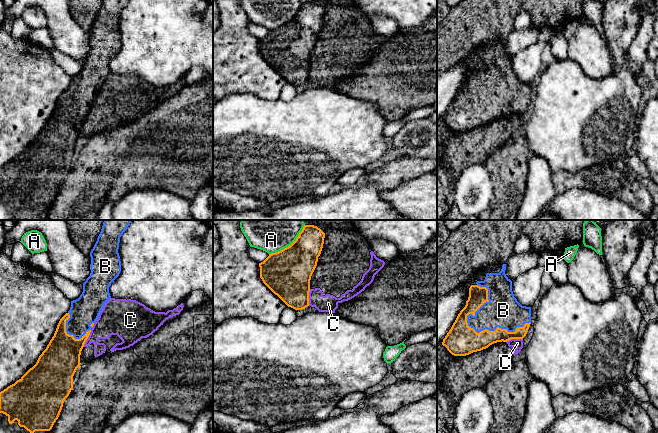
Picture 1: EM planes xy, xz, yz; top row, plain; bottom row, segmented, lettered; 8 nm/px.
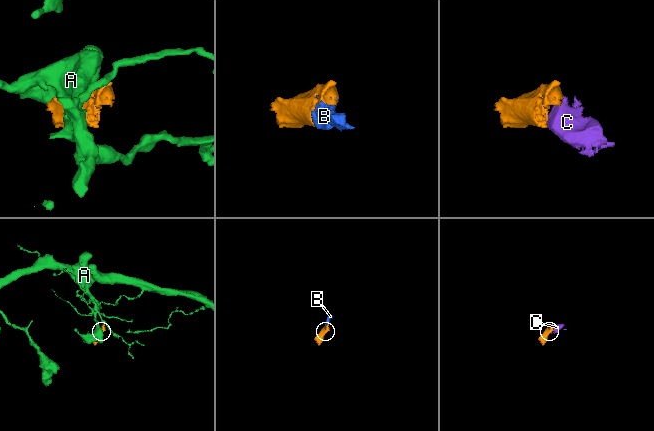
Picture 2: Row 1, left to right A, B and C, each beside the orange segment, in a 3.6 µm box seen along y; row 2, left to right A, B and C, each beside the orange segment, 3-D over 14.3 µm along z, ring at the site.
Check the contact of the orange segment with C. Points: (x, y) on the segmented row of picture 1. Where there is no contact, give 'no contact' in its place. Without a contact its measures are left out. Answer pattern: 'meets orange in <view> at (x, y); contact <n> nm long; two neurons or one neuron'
meets orange in xy at (87, 338); contact 150 nm long; two neurons

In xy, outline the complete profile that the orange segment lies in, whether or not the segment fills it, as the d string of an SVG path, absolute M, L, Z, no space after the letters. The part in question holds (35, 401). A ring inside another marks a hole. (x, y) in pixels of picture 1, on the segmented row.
M104 220L101 232L90 252L91 273L83 283L82 294L78 299L71 301L70 310L60 319L54 336L39 356L36 364L14 384L0 392L0 433L50 433L60 415L65 399L73 389L73 376L81 365L80 355L84 344L105 303L111 298L109 287L121 272L121 261L118 253L120 237L131 221Z

